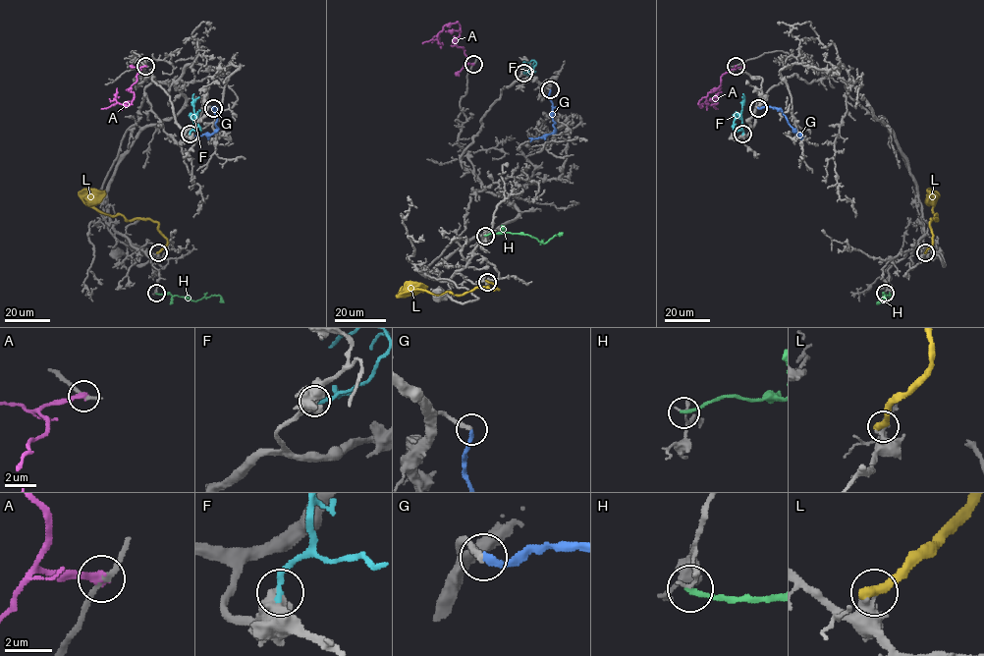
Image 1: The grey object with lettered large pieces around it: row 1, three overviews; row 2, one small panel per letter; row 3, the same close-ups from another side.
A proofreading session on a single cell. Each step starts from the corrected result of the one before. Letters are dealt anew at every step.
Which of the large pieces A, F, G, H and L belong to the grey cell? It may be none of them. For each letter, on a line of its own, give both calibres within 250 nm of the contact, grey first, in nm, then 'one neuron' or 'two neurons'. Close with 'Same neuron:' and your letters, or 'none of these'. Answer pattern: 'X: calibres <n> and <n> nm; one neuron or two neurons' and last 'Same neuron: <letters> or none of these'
A: calibres 200 and 300 nm; two neurons
F: calibres 400 and 300 nm; two neurons
G: calibres 280 and 220 nm; one neuron
H: calibres 170 and 200 nm; two neurons
L: calibres 320 and 500 nm; two neurons
Same neuron: G

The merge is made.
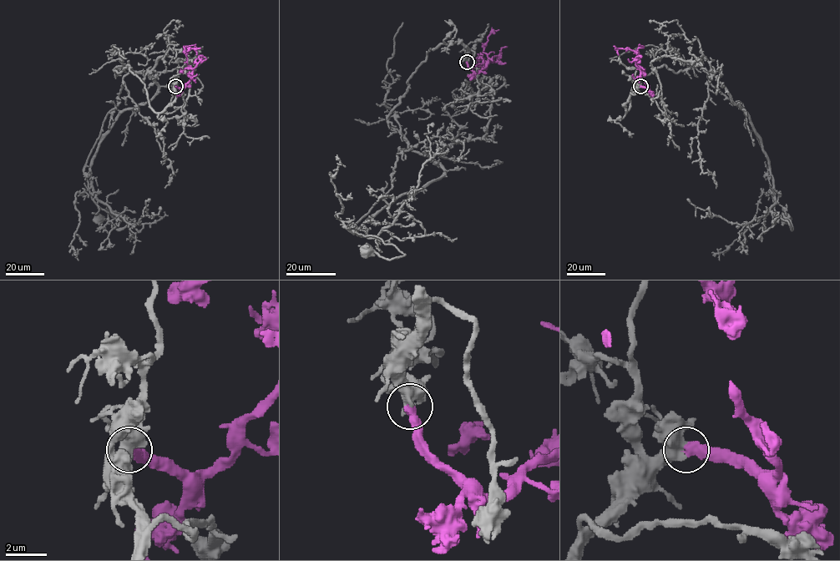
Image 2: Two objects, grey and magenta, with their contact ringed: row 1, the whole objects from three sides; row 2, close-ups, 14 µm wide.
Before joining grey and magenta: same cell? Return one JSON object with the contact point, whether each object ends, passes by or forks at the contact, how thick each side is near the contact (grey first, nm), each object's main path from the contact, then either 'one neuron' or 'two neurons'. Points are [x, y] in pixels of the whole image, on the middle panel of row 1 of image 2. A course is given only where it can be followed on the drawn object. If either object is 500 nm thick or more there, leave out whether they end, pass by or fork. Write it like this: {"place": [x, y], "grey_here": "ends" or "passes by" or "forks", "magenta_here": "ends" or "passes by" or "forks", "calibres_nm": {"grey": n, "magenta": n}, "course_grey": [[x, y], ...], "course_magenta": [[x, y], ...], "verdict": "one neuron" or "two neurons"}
{"place": [467, 62], "calibres_nm": {"grey": 500, "magenta": 480}, "course_grey": [[467, 62], [458, 42], [431, 48], [387, 118], [406, 149], [392, 188], [346, 229], [404, 255], [364, 252]], "course_magenta": [[467, 62], [477, 73], [488, 63], [480, 58], [488, 37], [493, 34]], "verdict": "one neuron"}

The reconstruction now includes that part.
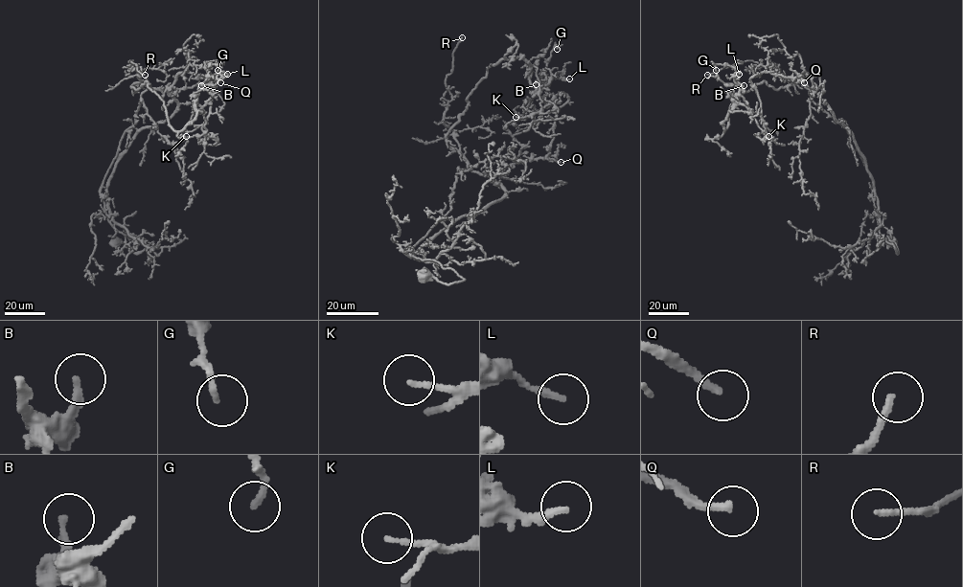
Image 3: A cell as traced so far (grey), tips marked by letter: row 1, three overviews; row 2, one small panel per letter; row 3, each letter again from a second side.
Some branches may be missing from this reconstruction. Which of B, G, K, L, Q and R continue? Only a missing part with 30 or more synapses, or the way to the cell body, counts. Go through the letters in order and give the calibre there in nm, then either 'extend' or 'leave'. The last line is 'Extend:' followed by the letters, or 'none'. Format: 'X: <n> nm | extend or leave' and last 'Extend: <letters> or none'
B: 200 nm | leave
G: 160 nm | leave
K: 140 nm | leave
L: 220 nm | leave
Q: 240 nm | extend
R: 170 nm | extend
Extend: Q, R

